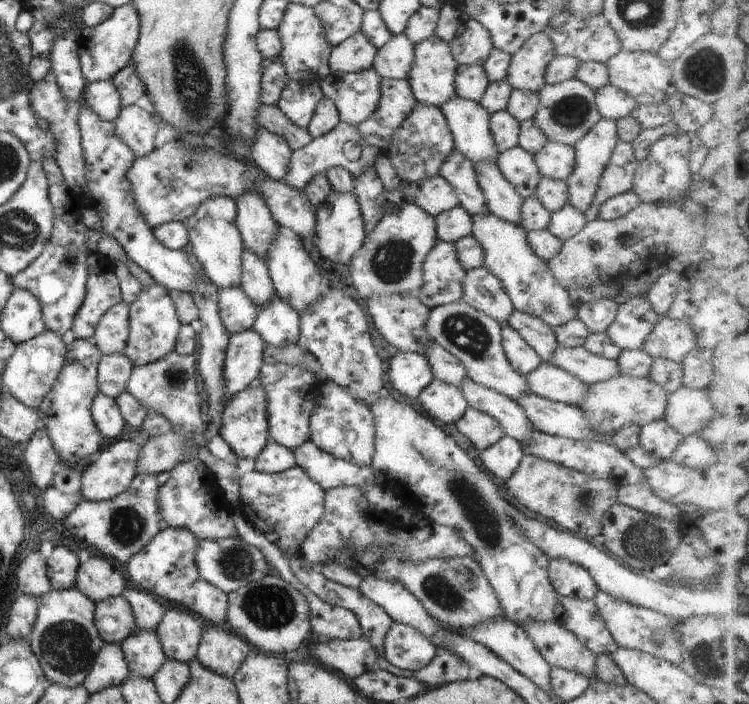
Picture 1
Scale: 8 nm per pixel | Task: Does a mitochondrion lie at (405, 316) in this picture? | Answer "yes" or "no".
no

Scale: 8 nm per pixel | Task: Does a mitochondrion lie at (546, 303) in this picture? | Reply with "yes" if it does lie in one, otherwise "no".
yes

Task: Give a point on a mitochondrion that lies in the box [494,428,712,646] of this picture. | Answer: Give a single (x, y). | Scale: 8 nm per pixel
(644, 542)

